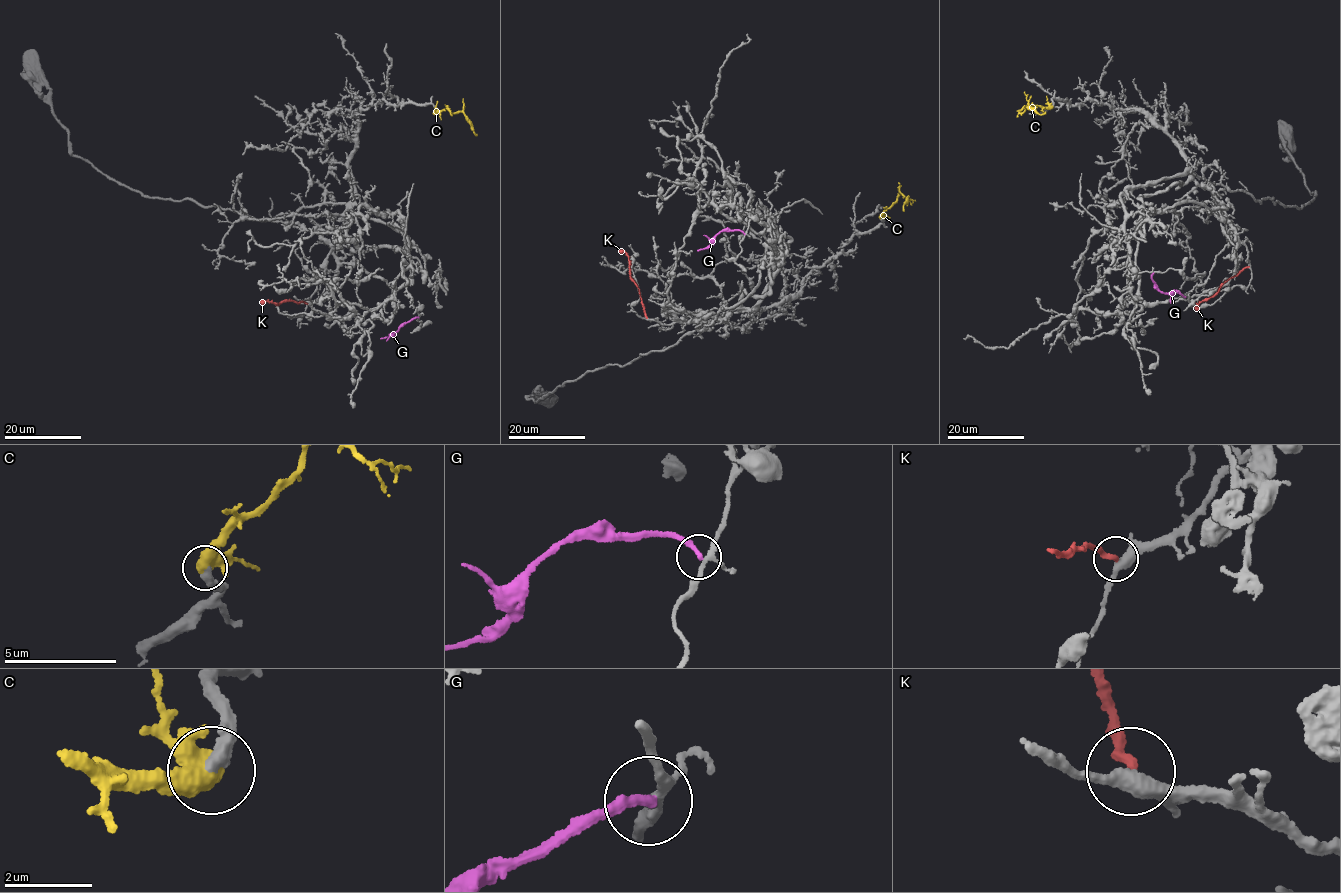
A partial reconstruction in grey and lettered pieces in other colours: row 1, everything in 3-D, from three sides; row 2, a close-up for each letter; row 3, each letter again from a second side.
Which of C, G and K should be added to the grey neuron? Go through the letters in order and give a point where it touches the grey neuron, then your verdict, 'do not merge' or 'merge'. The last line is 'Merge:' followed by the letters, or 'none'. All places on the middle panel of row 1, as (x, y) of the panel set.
C: contact (880, 217); merge
G: contact (744, 234); do not merge
K: contact (646, 317); merge
Merge: C, K

